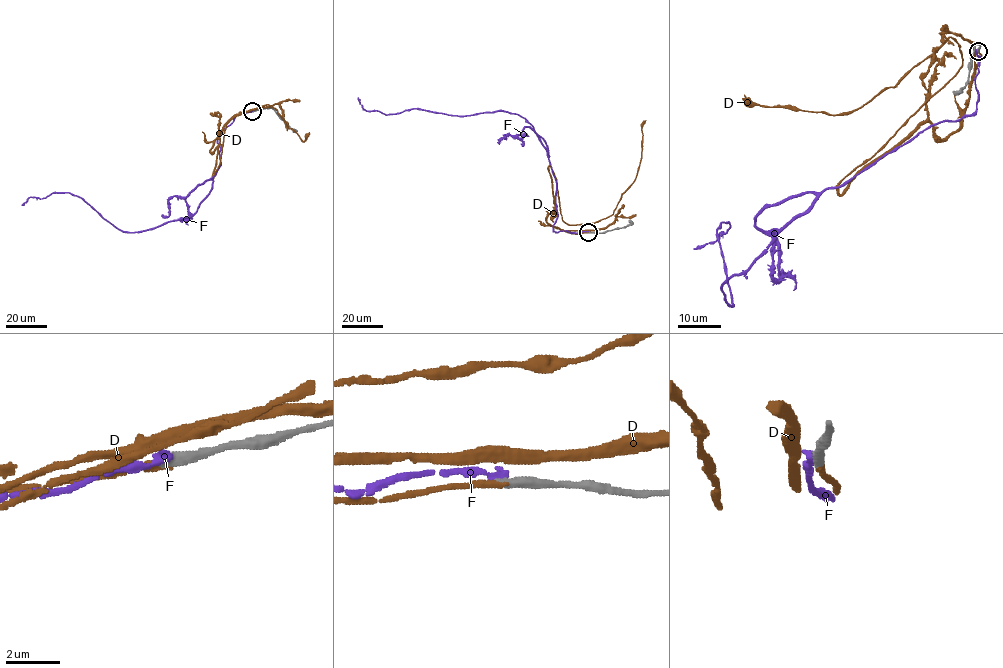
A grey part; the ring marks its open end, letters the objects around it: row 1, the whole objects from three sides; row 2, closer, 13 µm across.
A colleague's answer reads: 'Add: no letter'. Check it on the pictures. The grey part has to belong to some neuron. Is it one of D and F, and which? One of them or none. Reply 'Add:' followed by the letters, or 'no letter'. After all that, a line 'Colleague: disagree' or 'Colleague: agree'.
Add: D
Colleague: disagree

